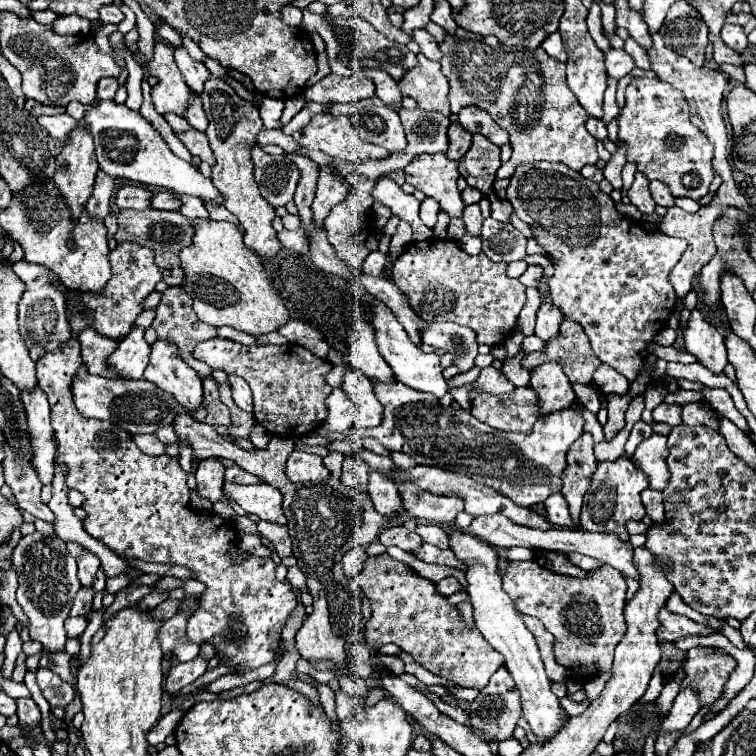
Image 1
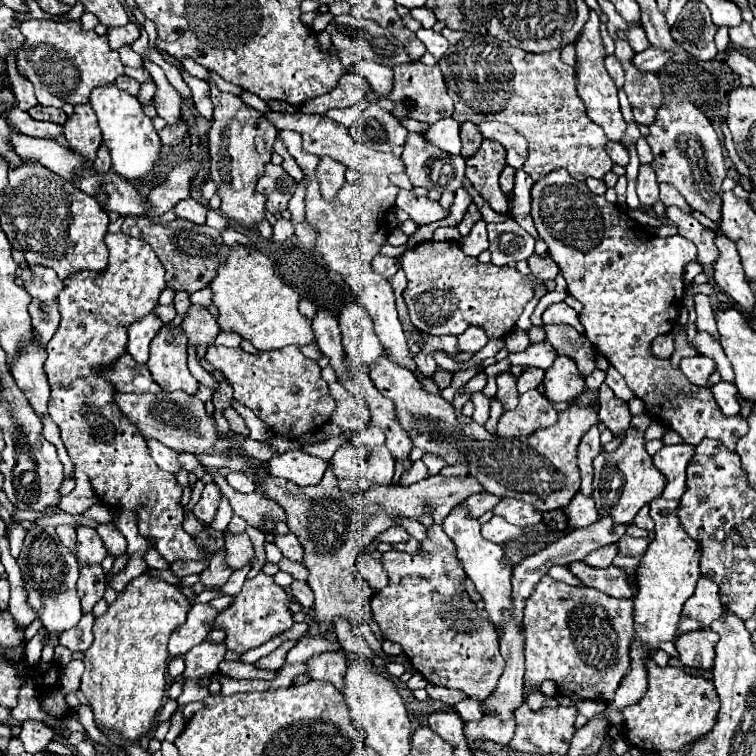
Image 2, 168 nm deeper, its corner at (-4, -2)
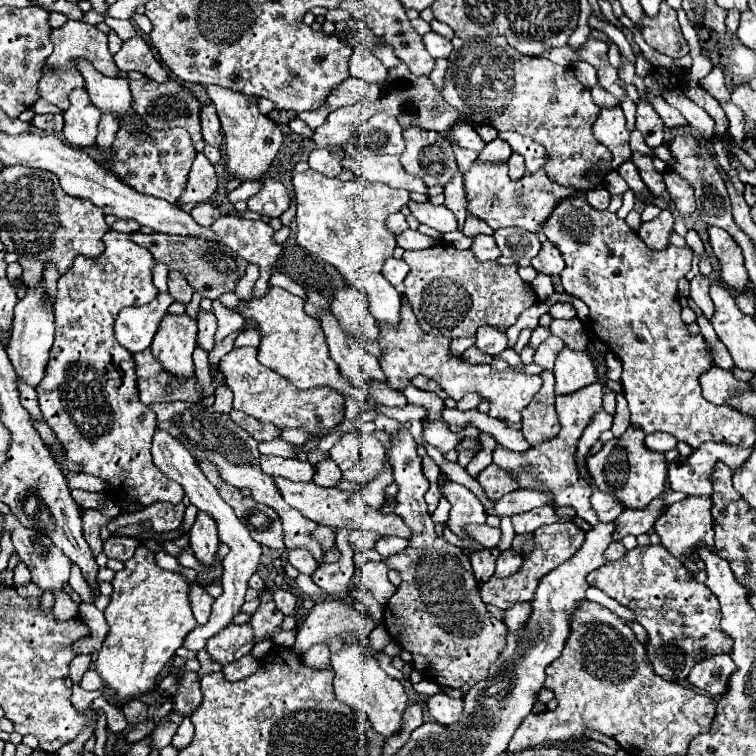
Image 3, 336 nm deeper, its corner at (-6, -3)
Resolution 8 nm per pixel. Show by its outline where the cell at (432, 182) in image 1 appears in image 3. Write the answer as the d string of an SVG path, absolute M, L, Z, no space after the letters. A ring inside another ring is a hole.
M413 126L403 132L403 138L407 148L401 154L401 164L405 172L423 178L427 186L445 186L453 178L455 156L441 134Z

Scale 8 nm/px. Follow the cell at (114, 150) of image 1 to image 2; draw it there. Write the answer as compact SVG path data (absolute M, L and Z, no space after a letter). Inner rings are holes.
M115 83L95 87L89 95L89 103L99 119L103 143L111 149L113 169L125 179L153 179L157 163L161 161L161 141L153 127L153 121L143 113L137 97L121 91Z

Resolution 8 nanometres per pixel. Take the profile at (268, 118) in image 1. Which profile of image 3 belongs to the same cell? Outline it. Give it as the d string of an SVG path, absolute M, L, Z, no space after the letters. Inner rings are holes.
M305 170L301 174L293 176L293 186L295 186L295 198L297 198L297 242L301 248L305 248L309 254L325 260L327 264L335 266L341 276L345 278L347 284L355 288L363 288L369 294L369 304L371 304L371 314L385 324L399 324L399 308L401 308L401 296L399 292L383 278L381 266L383 260L393 256L395 250L395 234L385 228L385 220L389 214L399 212L401 206L409 202L409 192L401 188L391 188L387 184L379 182L369 182L365 176L357 176L355 180L341 182L339 178L325 178L323 174L315 170Z

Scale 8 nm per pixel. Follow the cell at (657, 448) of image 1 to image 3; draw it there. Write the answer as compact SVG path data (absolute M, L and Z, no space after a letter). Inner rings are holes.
M721 442L701 444L691 456L677 456L667 464L671 490L683 492L685 496L709 496L713 492L709 474L715 460L723 460L727 466L737 470L749 454L749 448L737 448Z

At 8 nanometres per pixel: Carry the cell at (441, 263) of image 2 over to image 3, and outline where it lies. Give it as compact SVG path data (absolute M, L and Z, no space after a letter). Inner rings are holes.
M445 242L425 250L405 252L403 260L411 266L405 278L407 300L423 332L433 336L475 336L477 328L483 324L491 324L499 328L499 332L505 332L523 310L537 304L533 288L519 278L517 266L513 264L479 262L473 258L473 252L457 250Z

